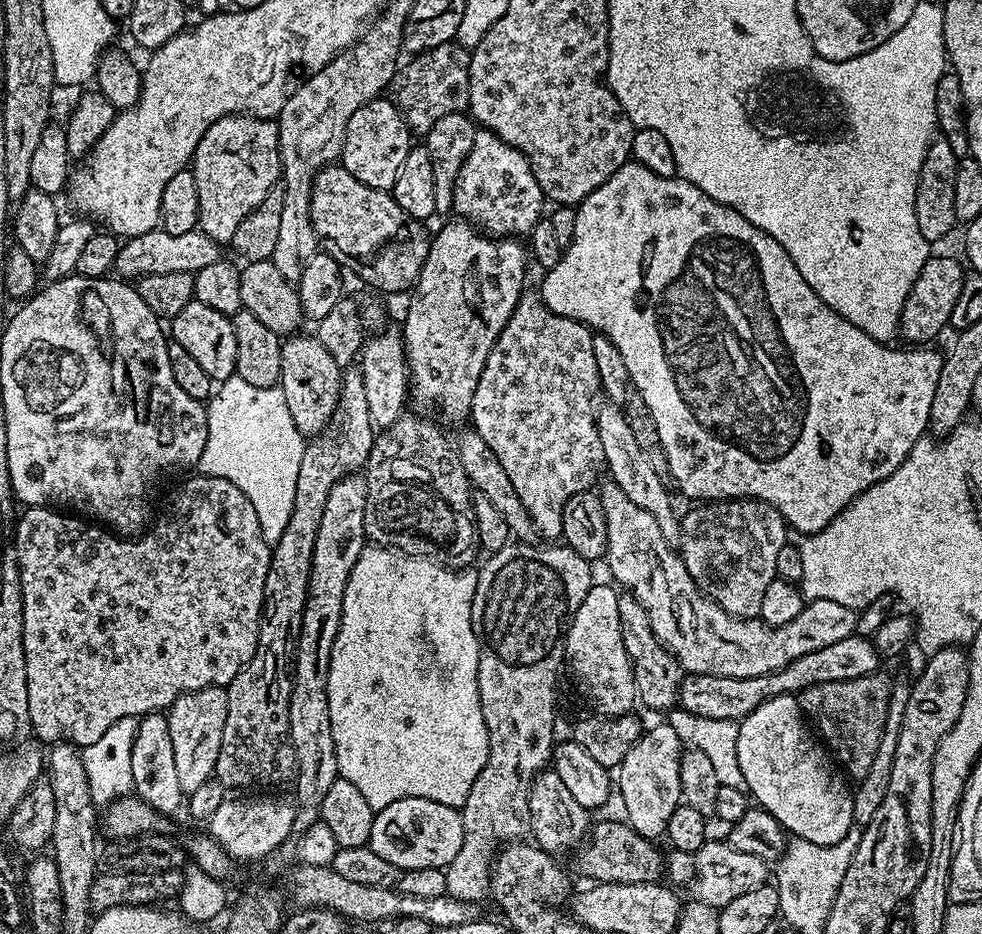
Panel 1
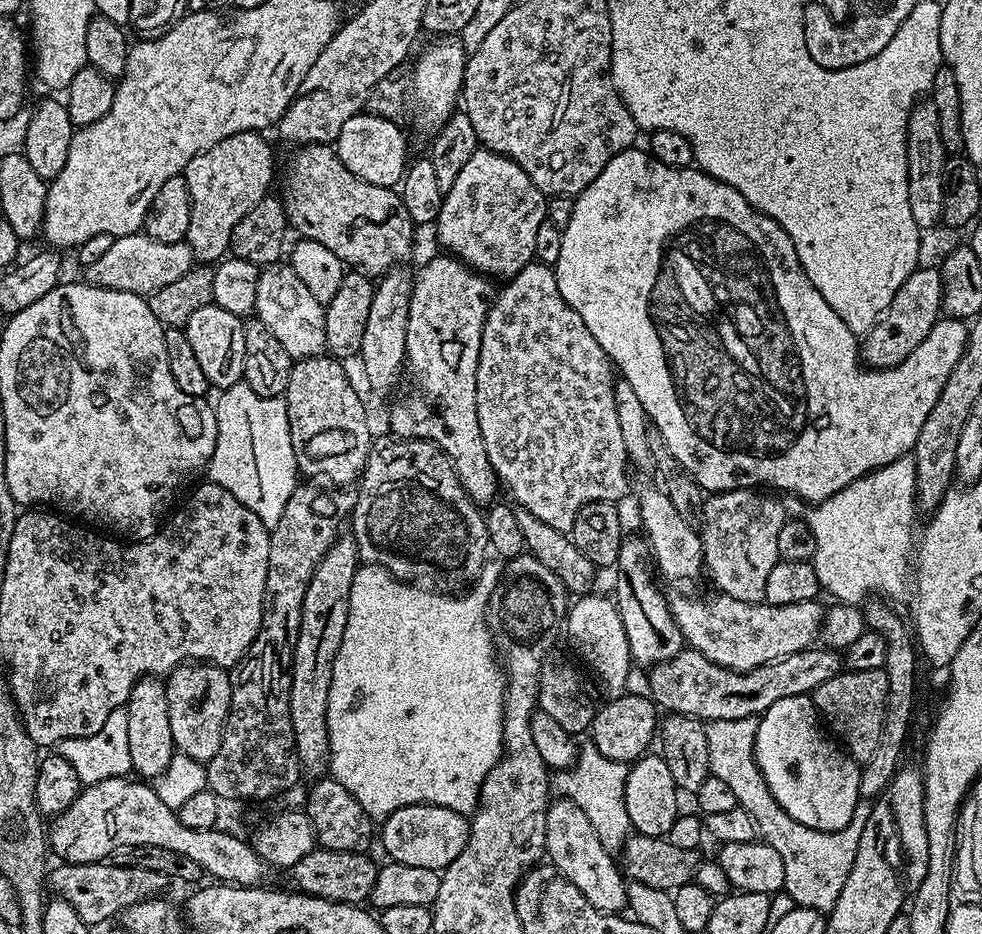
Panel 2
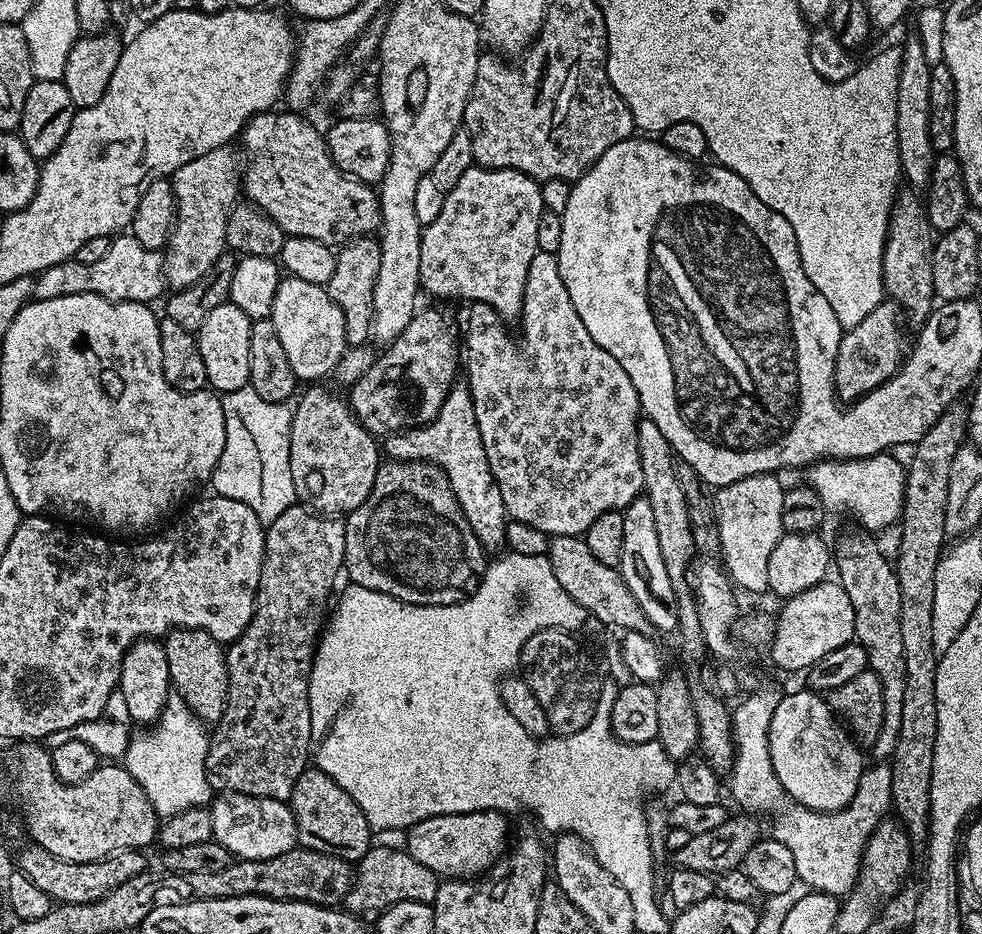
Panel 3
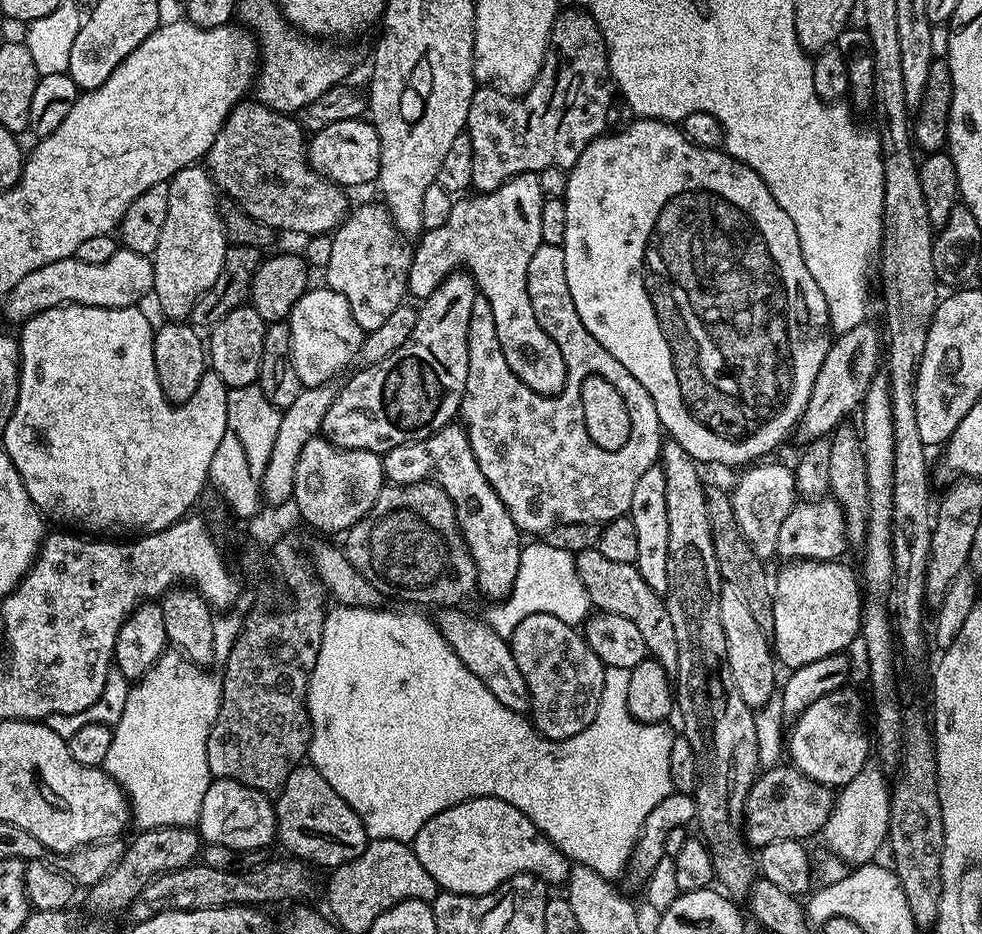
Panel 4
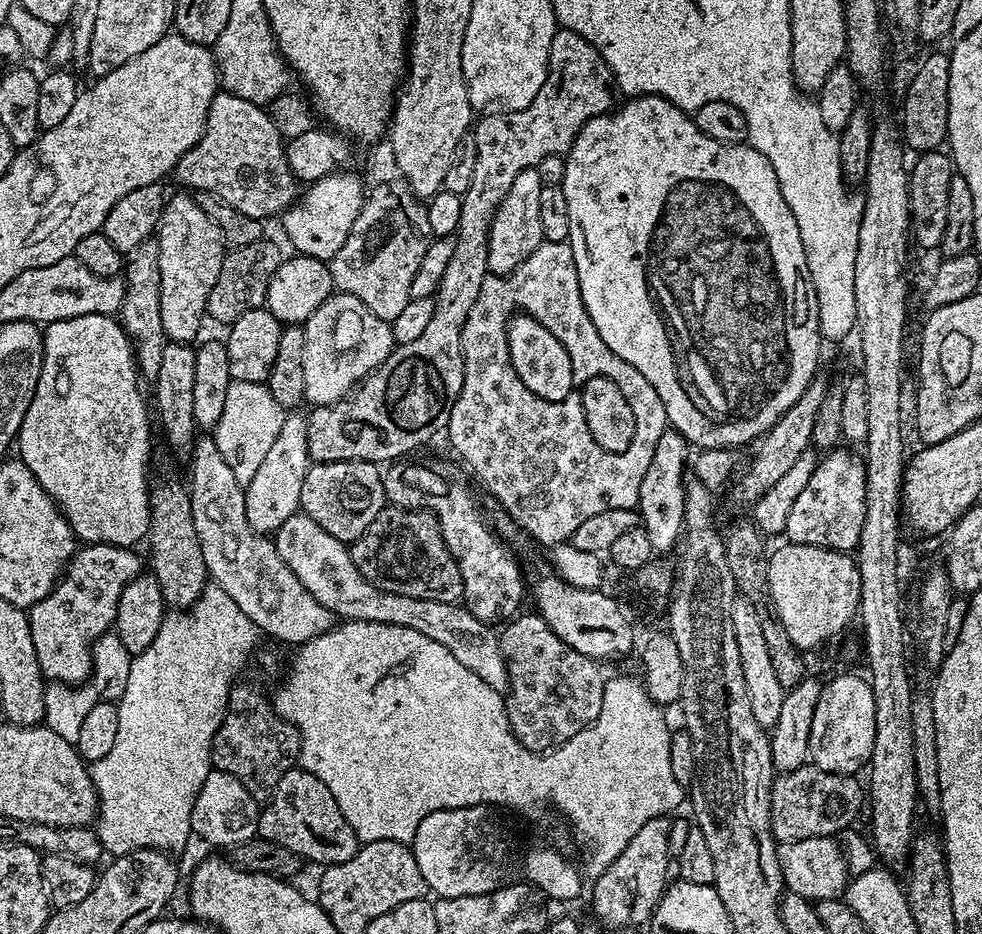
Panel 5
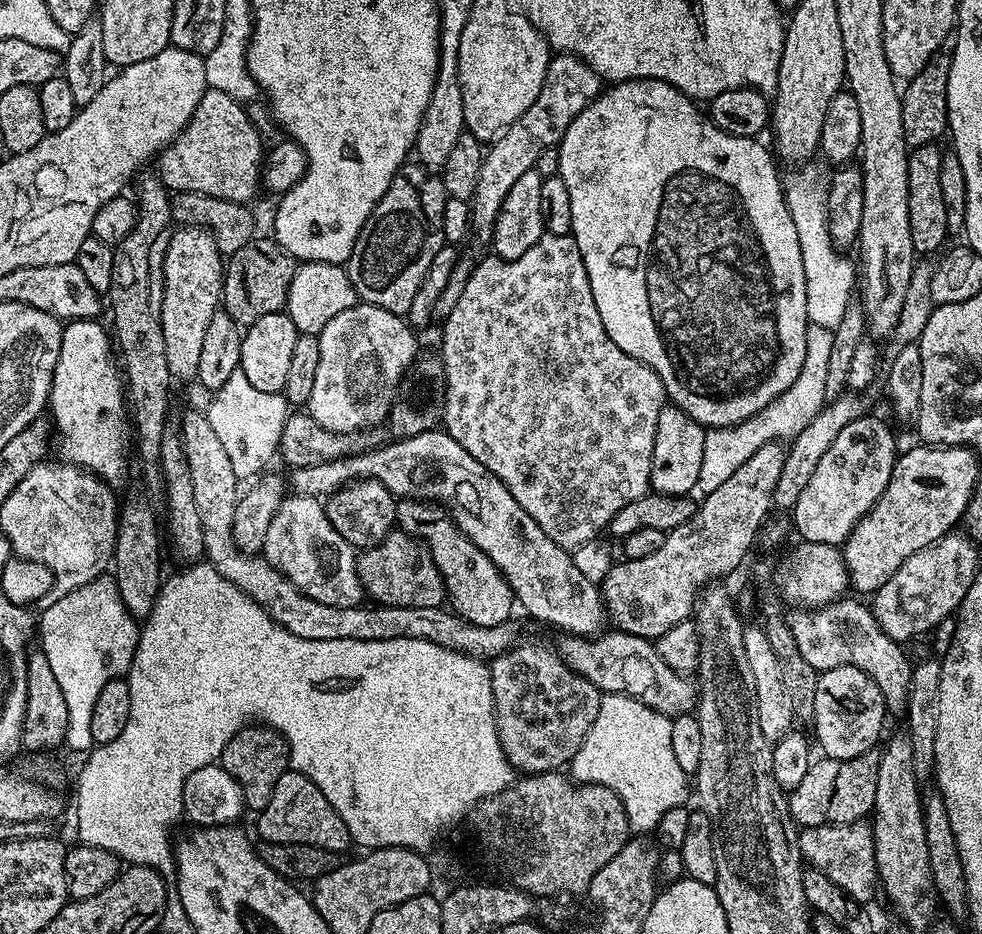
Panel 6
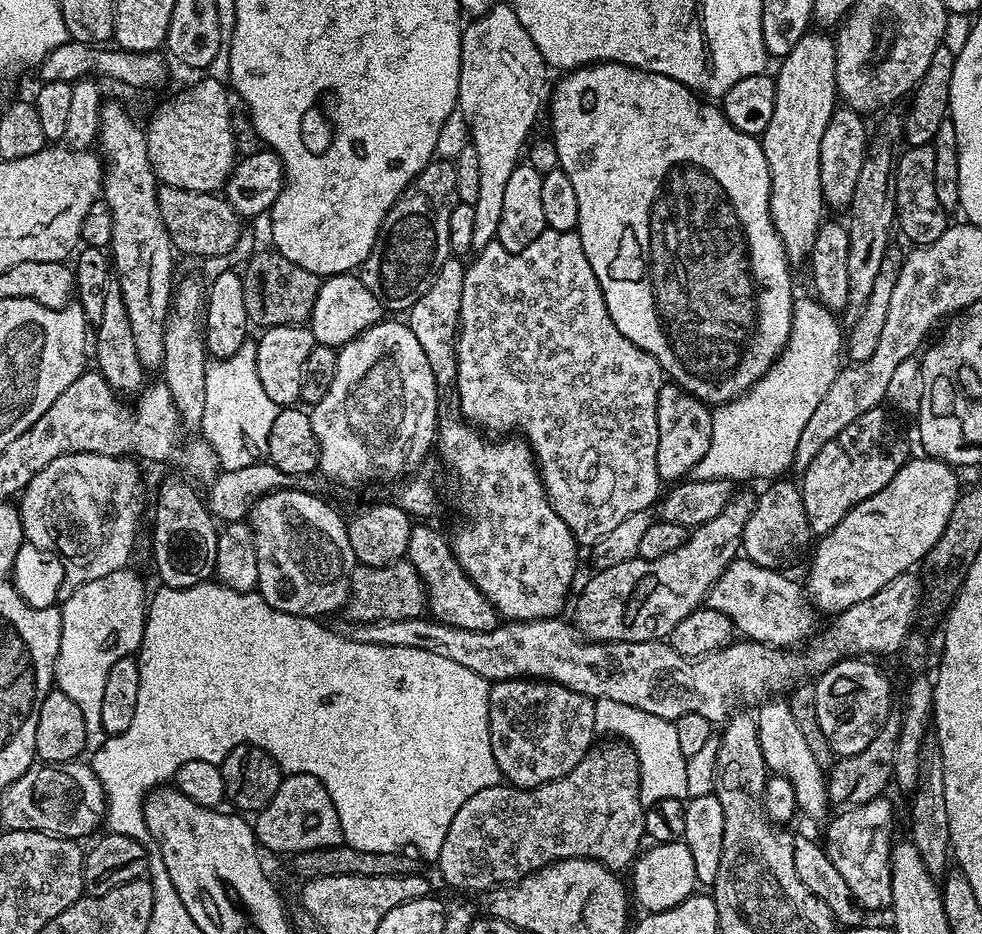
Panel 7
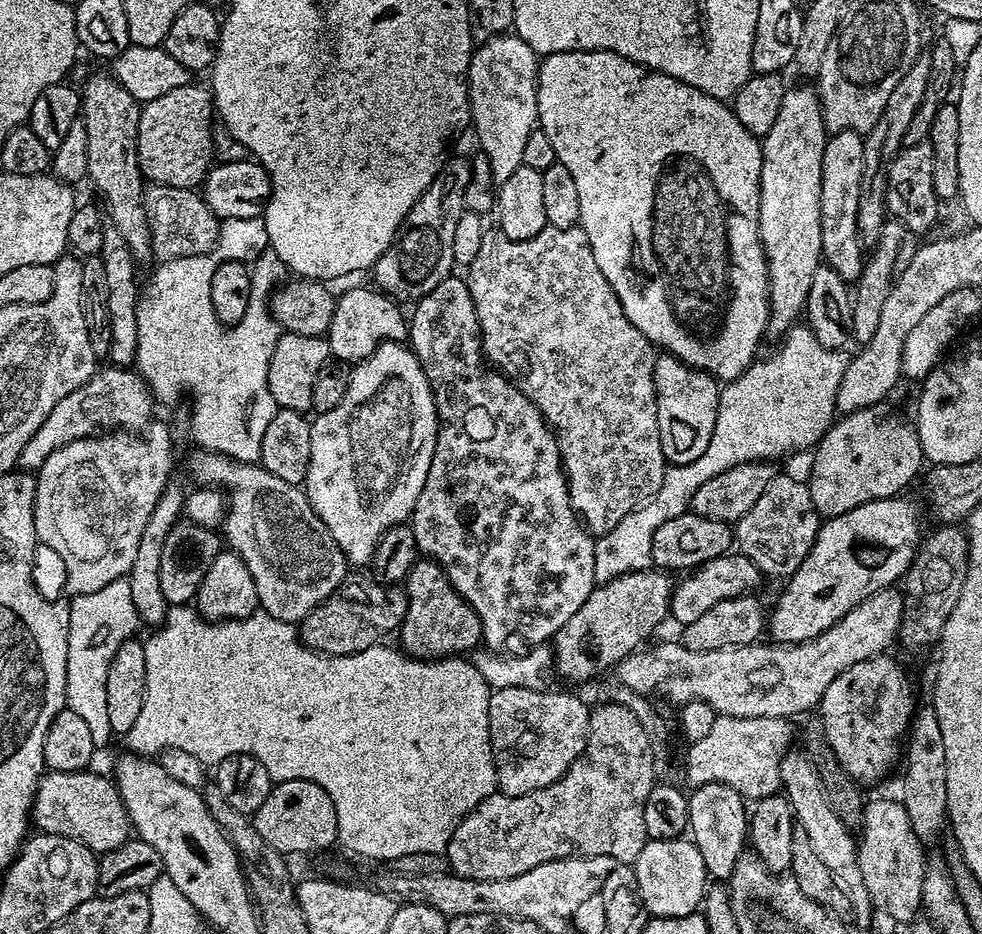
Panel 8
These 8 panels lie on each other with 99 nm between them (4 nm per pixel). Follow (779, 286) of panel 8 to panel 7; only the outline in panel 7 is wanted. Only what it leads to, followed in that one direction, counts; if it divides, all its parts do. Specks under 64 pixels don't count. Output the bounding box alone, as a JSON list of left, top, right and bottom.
[762,31,838,265]

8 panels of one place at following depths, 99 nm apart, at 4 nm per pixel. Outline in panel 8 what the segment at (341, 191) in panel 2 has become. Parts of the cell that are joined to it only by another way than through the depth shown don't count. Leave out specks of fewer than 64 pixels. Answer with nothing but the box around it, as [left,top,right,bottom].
[136,82,214,189]

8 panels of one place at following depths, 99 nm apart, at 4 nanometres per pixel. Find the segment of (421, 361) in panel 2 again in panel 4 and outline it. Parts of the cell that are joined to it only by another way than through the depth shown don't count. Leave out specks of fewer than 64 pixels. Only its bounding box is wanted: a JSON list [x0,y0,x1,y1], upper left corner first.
[383,423,522,602]

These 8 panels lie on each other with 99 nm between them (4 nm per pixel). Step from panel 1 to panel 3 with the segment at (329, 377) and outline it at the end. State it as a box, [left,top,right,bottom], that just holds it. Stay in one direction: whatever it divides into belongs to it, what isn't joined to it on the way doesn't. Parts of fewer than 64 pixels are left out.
[290,386,382,518]

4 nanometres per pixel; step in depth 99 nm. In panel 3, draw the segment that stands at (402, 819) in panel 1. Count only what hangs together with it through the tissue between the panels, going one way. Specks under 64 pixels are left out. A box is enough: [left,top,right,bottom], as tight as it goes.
[406,812,510,878]

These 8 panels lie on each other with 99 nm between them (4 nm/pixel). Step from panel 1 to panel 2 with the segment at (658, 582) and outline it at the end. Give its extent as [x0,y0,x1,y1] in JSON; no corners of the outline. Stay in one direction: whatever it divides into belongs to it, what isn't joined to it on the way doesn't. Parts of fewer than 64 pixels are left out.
[670,594,826,672]

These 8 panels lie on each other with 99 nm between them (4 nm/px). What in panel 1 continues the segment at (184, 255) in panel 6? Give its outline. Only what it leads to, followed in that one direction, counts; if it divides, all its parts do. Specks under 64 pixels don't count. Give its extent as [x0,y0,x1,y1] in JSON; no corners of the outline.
[190,114,281,245]

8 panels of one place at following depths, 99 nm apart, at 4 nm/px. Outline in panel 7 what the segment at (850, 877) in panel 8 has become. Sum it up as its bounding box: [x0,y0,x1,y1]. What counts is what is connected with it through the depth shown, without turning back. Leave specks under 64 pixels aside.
[754,698,830,821]

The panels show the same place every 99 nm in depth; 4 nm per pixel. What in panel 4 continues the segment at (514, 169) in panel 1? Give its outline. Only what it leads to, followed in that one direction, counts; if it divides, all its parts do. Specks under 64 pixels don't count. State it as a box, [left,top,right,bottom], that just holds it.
[407,172,566,396]

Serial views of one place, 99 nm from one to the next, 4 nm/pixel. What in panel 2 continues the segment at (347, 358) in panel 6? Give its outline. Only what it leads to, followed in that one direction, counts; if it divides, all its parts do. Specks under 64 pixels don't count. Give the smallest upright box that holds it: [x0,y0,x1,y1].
[255,262,328,361]

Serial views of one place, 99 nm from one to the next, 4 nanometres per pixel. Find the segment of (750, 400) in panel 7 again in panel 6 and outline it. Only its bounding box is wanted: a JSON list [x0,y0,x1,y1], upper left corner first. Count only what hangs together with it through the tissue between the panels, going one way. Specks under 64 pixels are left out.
[700,324,833,492]

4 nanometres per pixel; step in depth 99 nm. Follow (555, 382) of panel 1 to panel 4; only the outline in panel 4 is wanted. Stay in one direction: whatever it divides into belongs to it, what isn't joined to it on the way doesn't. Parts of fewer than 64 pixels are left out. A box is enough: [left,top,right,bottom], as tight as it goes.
[458,243,662,534]

